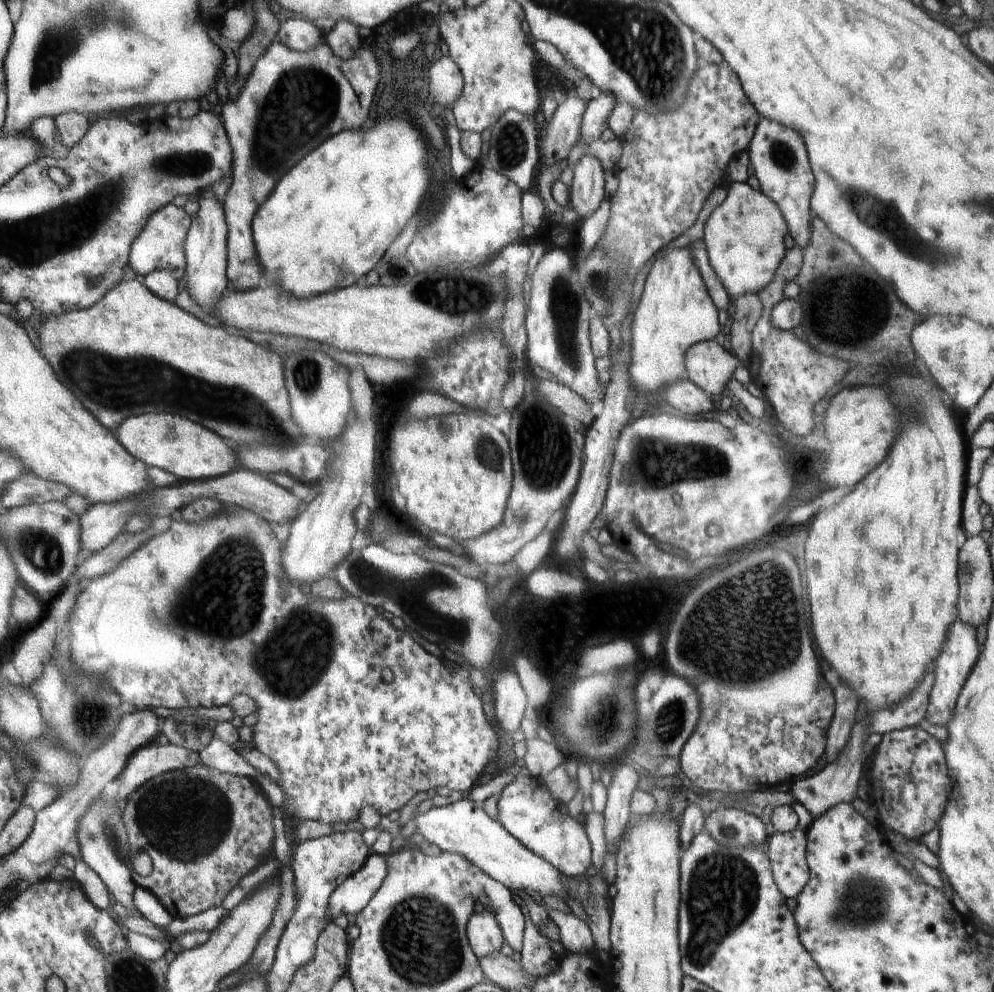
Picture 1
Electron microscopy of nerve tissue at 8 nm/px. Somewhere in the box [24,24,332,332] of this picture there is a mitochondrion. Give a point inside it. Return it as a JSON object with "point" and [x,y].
{"point":[182,165]}

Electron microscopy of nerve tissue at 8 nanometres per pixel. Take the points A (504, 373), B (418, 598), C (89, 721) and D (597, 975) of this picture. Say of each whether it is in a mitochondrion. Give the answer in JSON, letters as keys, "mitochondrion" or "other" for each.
{"A":"other","B":"mitochondrion","C":"mitochondrion","D":"other"}

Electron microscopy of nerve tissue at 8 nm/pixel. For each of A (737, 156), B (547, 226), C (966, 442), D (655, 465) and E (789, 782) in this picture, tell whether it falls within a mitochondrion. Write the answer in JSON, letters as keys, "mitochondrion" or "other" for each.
{"A":"other","B":"other","C":"other","D":"mitochondrion","E":"other"}

